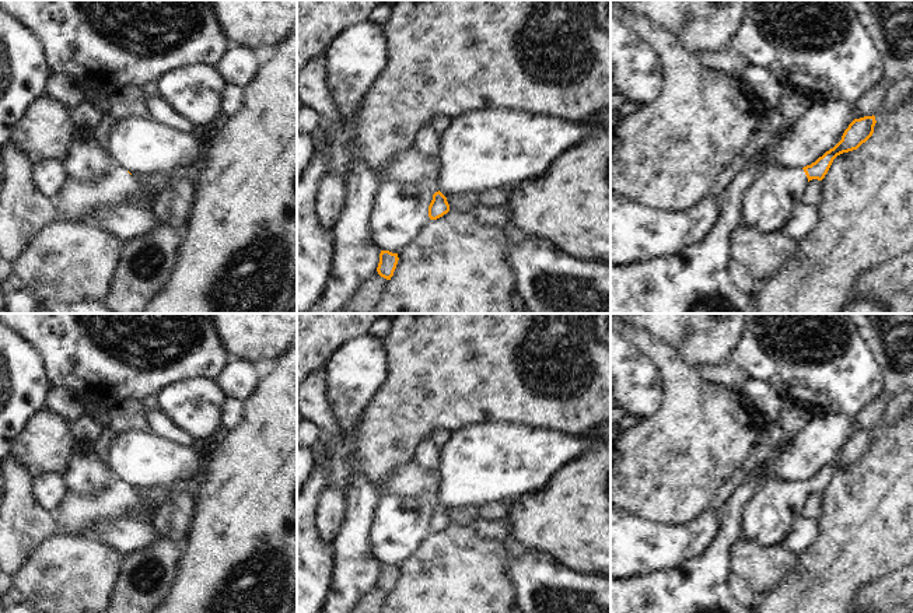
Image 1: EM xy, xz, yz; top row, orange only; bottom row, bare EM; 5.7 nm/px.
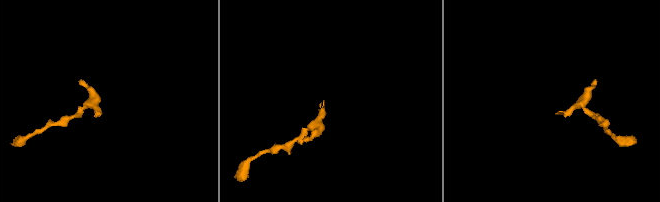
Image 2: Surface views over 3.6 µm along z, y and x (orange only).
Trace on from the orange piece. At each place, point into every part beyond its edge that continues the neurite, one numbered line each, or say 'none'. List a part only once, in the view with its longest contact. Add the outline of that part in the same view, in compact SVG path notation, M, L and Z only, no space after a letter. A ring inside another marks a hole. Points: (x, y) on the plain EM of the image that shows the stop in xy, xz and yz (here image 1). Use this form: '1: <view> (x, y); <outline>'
1: yz (768, 517); M766 481L742 509L742 537L762 549L781 544L794 522L802 518L807 497L802 481Z

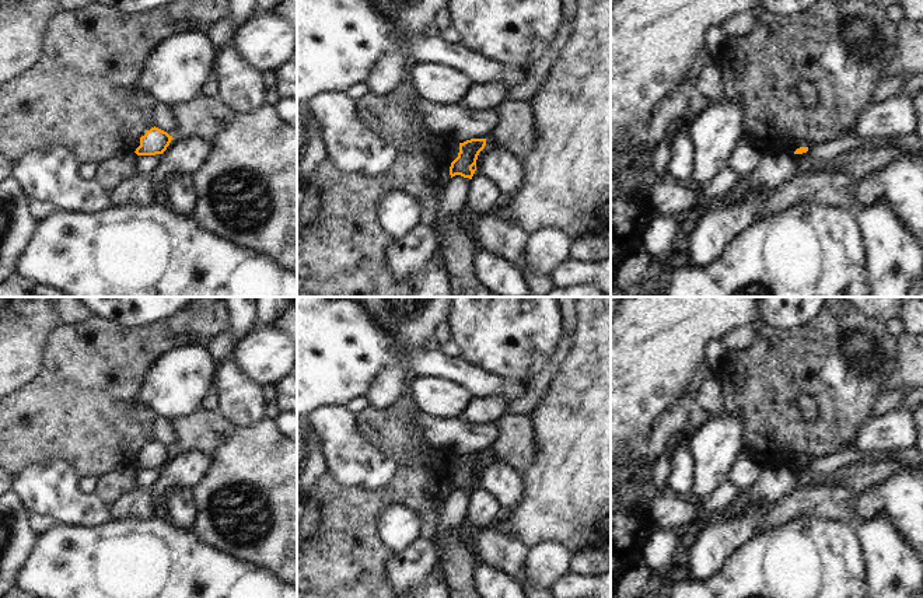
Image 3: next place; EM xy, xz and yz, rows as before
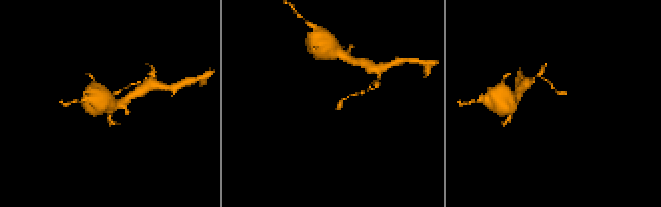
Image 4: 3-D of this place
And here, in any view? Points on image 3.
none

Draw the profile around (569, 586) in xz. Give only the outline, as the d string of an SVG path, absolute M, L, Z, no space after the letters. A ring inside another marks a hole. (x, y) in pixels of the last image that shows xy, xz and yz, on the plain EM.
M611 570L604 574L567 571L550 585L555 598L611 598Z

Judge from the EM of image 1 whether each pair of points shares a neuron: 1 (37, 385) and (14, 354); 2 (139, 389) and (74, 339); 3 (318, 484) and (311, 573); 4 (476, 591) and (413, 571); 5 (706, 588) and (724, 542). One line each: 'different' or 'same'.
1: same
2: same
3: same
4: same
5: same

